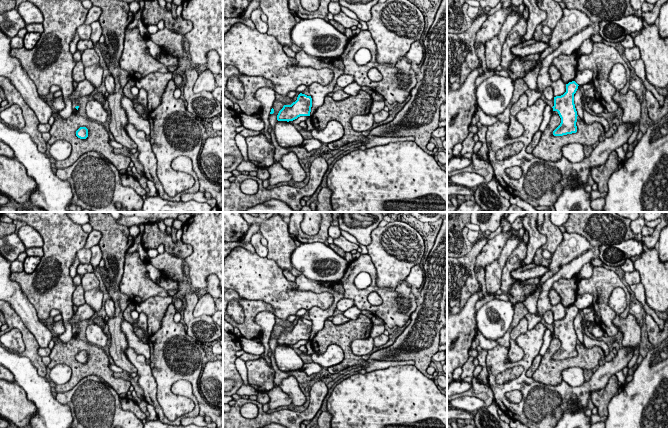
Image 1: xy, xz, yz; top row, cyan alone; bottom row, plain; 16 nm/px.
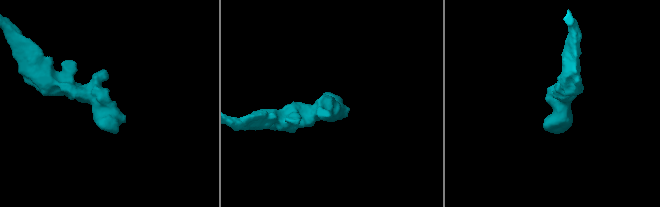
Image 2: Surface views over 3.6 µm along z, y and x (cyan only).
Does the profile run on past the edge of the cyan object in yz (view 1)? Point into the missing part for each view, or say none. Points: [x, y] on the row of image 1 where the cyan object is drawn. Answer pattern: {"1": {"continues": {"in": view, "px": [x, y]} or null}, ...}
{"1": {"continues": null}}

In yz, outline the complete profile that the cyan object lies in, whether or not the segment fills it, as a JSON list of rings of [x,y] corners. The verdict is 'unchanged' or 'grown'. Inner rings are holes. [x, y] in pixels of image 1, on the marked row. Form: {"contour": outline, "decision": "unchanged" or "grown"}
{"contour": [[[575,81],[566,84],[566,92],[561,96],[554,97],[553,111],[557,111],[560,125],[553,131],[554,136],[563,136],[577,132],[577,111],[574,104],[574,94],[578,89]]], "decision": "unchanged"}

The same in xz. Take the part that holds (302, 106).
{"contour": [[[300,93],[291,105],[284,105],[277,115],[278,121],[293,121],[300,116],[310,116],[312,98]]], "decision": "unchanged"}

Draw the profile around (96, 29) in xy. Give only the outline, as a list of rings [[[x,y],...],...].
[[[95,21],[92,24],[90,24],[90,26],[91,26],[91,31],[92,31],[90,40],[93,43],[97,43],[97,42],[99,42],[99,39],[102,35],[101,25],[100,25],[99,21]]]

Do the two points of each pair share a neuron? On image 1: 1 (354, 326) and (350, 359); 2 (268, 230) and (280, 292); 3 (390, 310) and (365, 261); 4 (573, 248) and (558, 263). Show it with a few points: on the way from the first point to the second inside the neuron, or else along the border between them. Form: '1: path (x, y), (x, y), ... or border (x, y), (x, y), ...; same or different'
1: path (347, 334), (347, 351); same
2: border (266, 257), (273, 260), (282, 270); different
3: path (386, 298), (373, 285), (373, 273); same
4: path (569, 252), (562, 259); same

